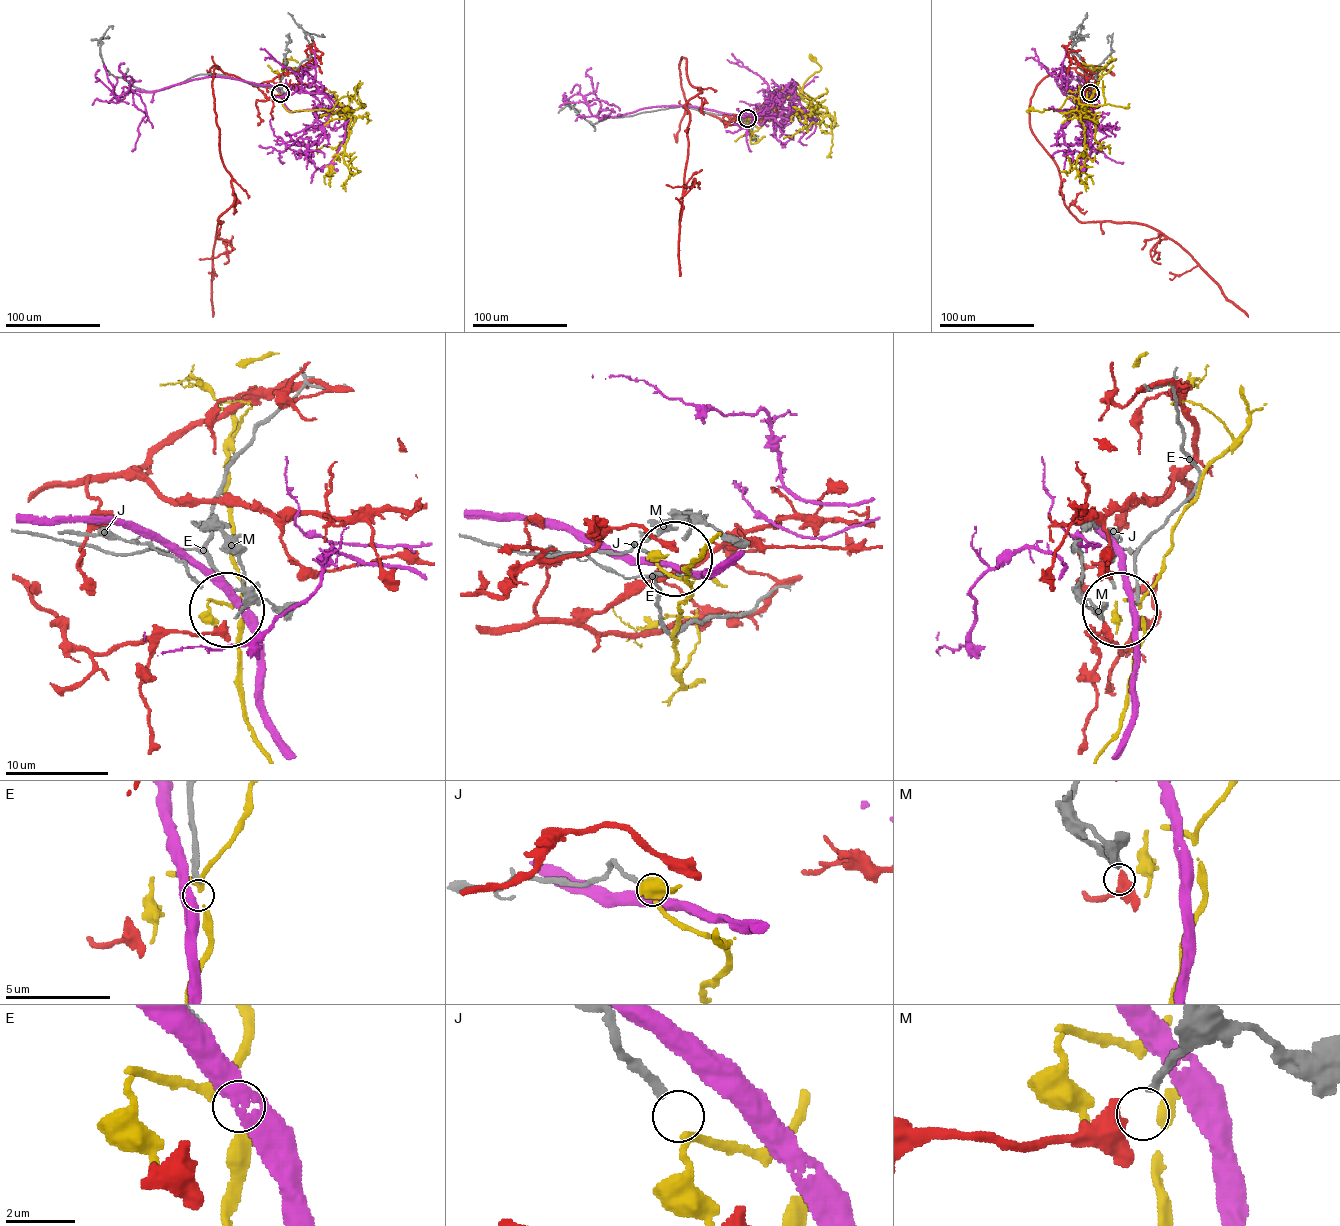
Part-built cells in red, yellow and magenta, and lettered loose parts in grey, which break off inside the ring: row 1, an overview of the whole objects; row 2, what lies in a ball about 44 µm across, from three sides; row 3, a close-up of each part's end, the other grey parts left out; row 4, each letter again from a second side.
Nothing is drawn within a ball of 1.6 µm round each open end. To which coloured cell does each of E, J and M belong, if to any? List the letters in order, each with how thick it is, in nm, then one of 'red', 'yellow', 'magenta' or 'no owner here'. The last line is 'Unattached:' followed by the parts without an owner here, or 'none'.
E: calibre 280 nm; no owner here
J: calibre 280 nm; yellow
M: calibre 280 nm; red
Unattached: E

